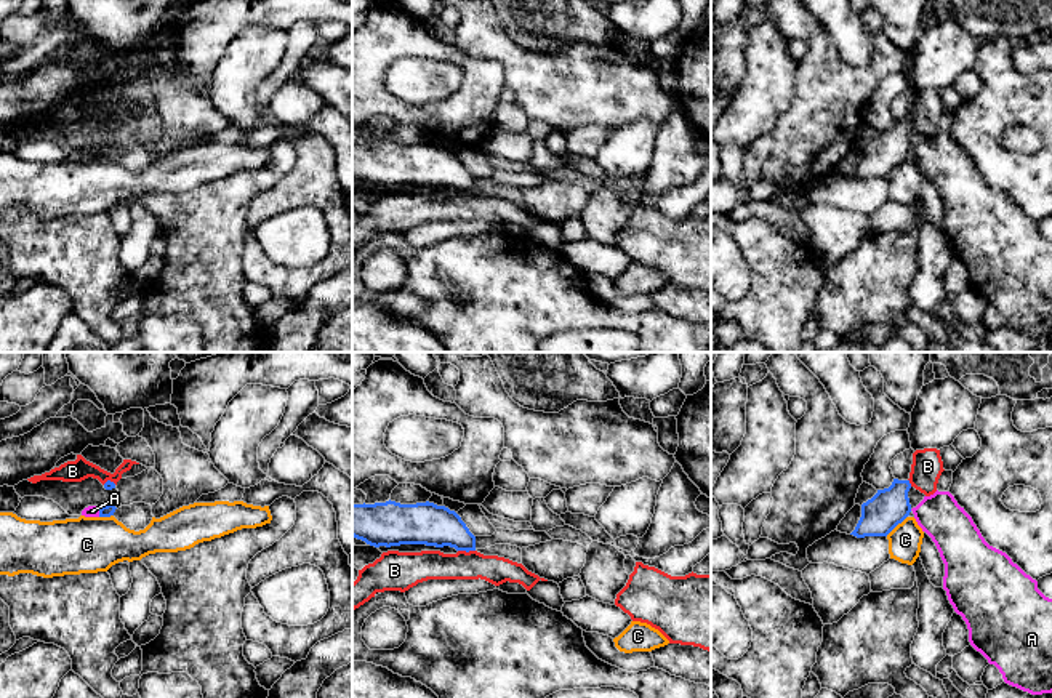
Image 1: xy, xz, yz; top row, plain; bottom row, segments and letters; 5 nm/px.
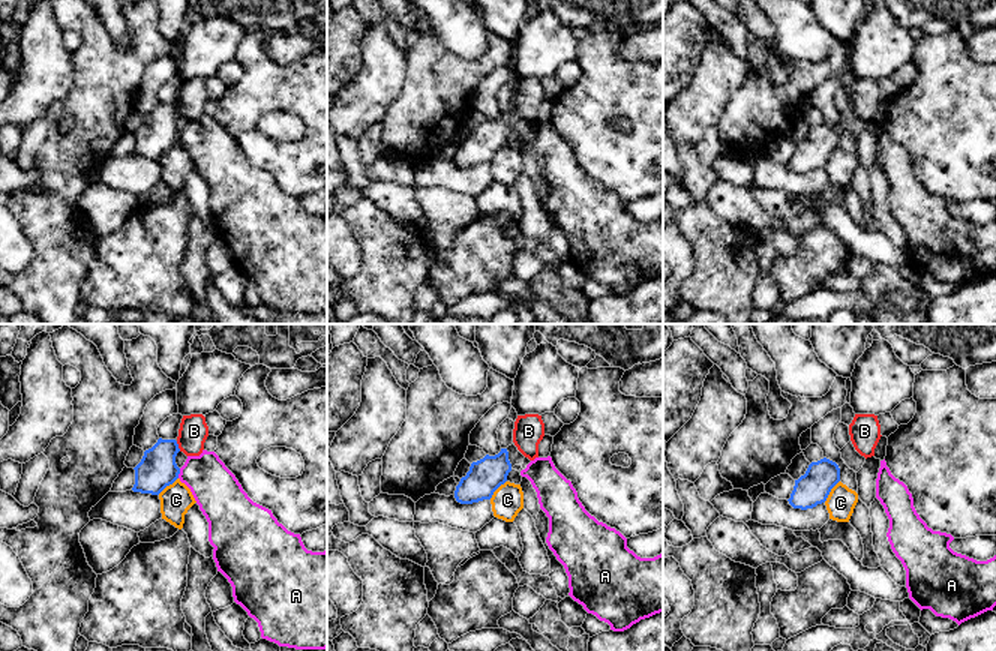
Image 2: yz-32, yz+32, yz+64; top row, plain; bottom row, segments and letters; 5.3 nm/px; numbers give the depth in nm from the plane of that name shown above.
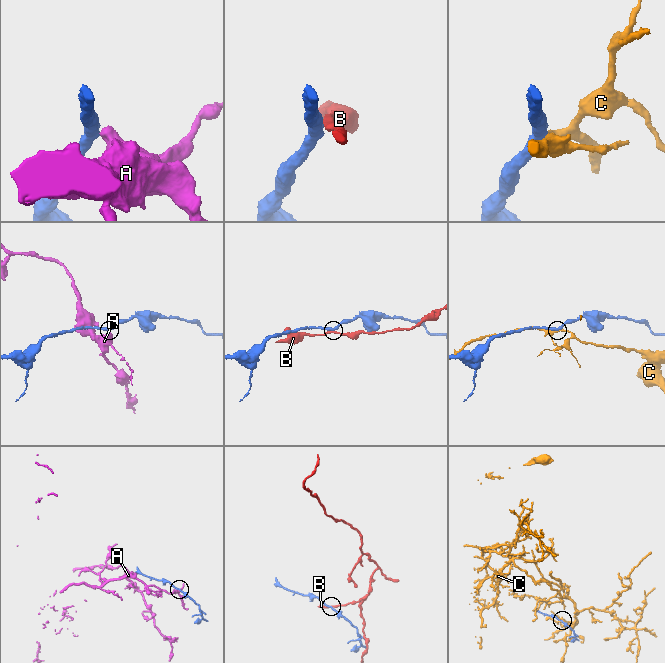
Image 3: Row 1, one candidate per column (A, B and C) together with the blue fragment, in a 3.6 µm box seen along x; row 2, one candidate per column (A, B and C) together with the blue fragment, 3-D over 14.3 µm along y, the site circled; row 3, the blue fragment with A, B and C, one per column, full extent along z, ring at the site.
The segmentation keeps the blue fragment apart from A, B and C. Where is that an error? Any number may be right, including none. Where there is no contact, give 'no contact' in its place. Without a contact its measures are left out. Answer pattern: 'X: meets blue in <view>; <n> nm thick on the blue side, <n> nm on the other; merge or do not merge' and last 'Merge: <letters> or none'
A: meets blue in xy; 60 nm thick on the blue side, 60 nm on the other; do not merge
B: meets blue in xz; 220 nm thick on the blue side, 150 nm on the other; do not merge
C: meets blue in yz; 190 nm thick on the blue side, 170 nm on the other; do not merge
Merge: none

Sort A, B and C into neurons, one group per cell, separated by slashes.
A / B / C

